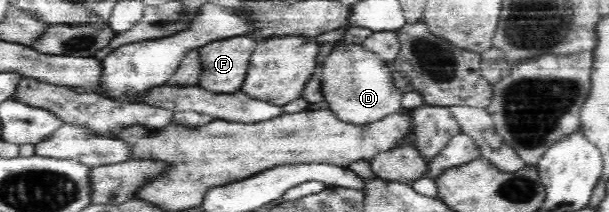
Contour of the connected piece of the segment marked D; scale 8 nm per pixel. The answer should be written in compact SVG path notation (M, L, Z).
M339 43L318 69L326 109L349 124L369 124L398 114L402 94L393 82L389 61L361 45Z

